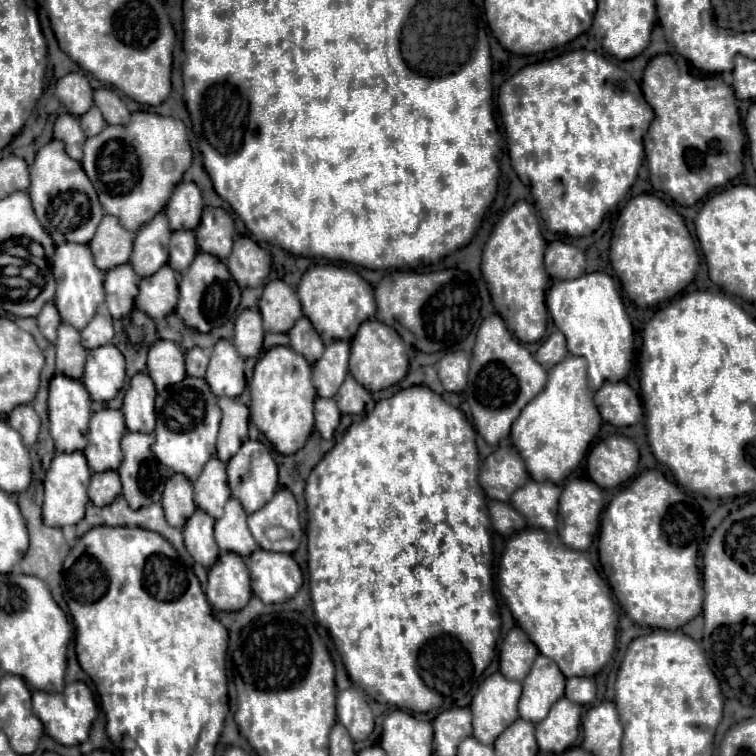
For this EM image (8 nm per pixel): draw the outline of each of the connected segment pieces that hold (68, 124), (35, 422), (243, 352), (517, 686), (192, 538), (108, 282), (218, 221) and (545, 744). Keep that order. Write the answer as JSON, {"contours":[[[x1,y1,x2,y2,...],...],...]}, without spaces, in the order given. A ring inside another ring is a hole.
{"contours":[[[60,114,54,122,54,138,62,140,66,144,66,152,74,160,82,160,82,144,86,140,78,118,70,114]],[[22,404,14,408,14,412,8,414,8,422,16,432,20,432,26,446,32,446,36,442,40,432,40,418,30,404]],[[246,308,236,318,236,330,234,330,234,346,242,358,258,356,262,348,262,316,256,308]],[[500,672,488,676,476,696,470,702,474,738,482,744,494,744,500,732,504,732,518,718,518,700,522,684,506,680]],[[196,510,182,528,188,554,204,568,210,568,218,558,218,546,214,542,212,528,214,518,208,516,204,510]],[[120,264,106,272,104,290,106,290,106,306,112,318,122,318,134,308,134,296,138,294,140,276,130,268,130,264]],[[206,208,194,234,202,252,210,252,224,260,232,250,234,220,222,208]],[[560,698,548,712,548,716,536,724,536,740,544,752,564,752,576,738,580,726,582,706,566,698]]]}

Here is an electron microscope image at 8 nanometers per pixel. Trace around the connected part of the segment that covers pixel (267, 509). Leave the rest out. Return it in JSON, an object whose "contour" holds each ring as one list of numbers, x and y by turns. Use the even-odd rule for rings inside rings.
{"contour":[[280,488,274,500,250,516,250,532,268,552,294,552,302,538,298,504,290,490]]}

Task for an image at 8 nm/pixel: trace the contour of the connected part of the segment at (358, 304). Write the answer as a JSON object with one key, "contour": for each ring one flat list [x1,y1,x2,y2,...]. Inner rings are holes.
{"contour":[[334,264,310,266,298,284,298,298,304,316,314,324,314,330,322,336,324,344,334,340,352,340,358,326,376,312,372,286,358,272]]}

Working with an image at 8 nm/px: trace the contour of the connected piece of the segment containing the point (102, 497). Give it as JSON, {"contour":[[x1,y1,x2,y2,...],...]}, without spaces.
{"contour":[[108,470,108,472,100,472,100,474,92,474,88,492,90,492,90,500,94,506,110,504,122,492,118,472]]}

